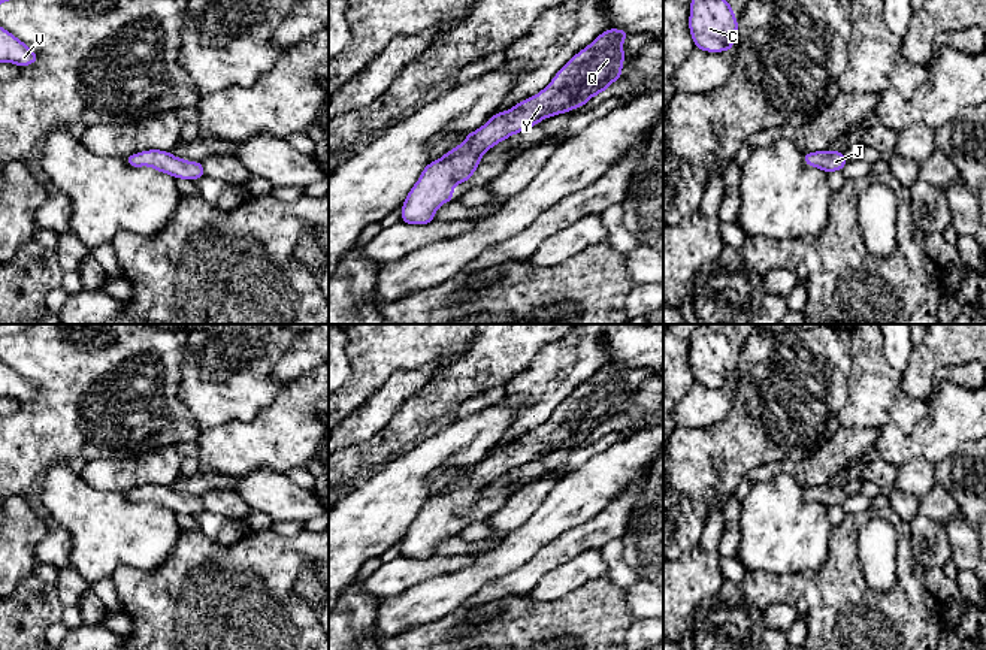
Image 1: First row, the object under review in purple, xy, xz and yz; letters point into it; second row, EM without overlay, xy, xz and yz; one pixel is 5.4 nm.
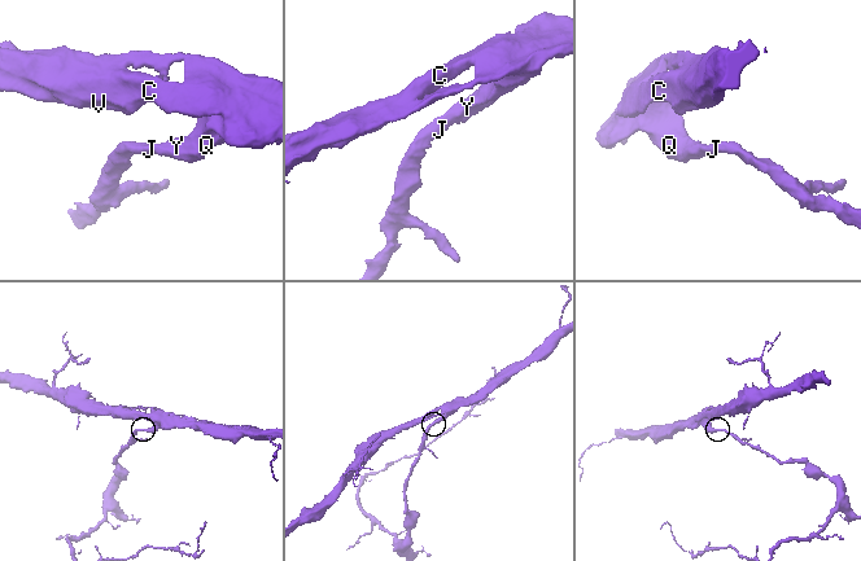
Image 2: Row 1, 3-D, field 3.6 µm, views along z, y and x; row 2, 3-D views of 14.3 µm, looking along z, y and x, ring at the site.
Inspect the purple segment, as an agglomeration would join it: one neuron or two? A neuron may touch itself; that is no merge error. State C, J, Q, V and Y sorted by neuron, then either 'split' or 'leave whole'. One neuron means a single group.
groups C J Q V Y; leave whole

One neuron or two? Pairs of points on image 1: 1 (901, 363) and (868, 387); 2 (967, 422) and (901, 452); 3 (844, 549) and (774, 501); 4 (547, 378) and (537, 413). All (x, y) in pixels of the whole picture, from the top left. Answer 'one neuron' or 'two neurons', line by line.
1: two neurons
2: one neuron
3: two neurons
4: one neuron

